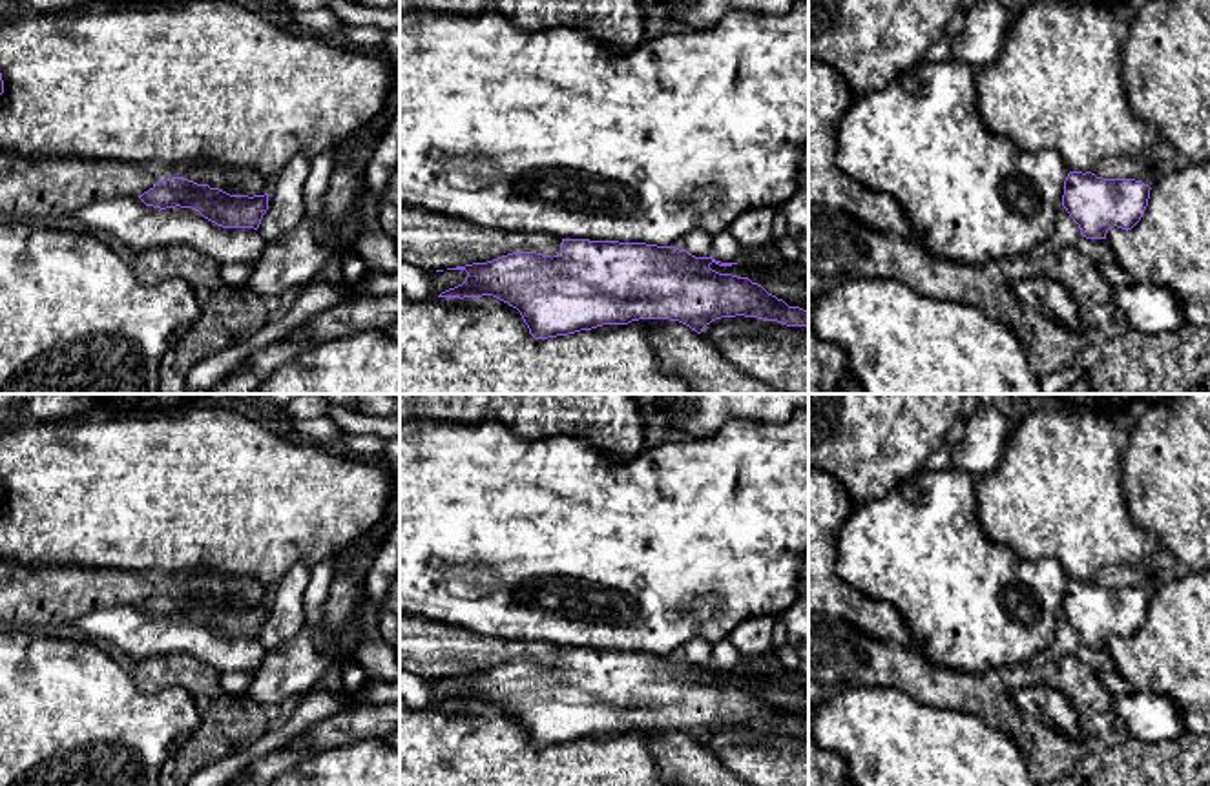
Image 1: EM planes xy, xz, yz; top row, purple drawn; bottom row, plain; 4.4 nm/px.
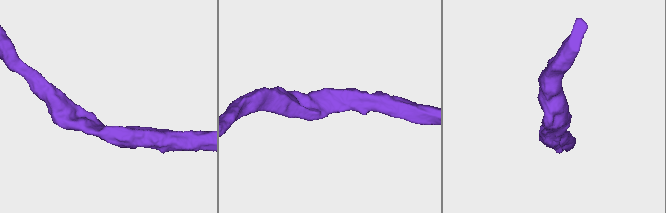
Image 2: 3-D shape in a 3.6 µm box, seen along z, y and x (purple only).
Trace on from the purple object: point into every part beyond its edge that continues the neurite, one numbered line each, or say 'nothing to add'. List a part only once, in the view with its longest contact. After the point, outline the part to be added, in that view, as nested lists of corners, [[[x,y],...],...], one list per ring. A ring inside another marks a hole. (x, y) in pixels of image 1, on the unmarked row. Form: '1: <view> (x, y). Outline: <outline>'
nothing to add

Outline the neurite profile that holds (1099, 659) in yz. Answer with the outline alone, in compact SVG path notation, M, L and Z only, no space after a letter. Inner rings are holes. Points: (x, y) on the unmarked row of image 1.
M1080 646L1077 657L1091 666L1099 675L1115 669L1115 662L1106 647Z

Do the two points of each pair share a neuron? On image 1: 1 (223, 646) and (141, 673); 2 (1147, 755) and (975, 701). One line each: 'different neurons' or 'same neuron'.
1: different neurons
2: same neuron

